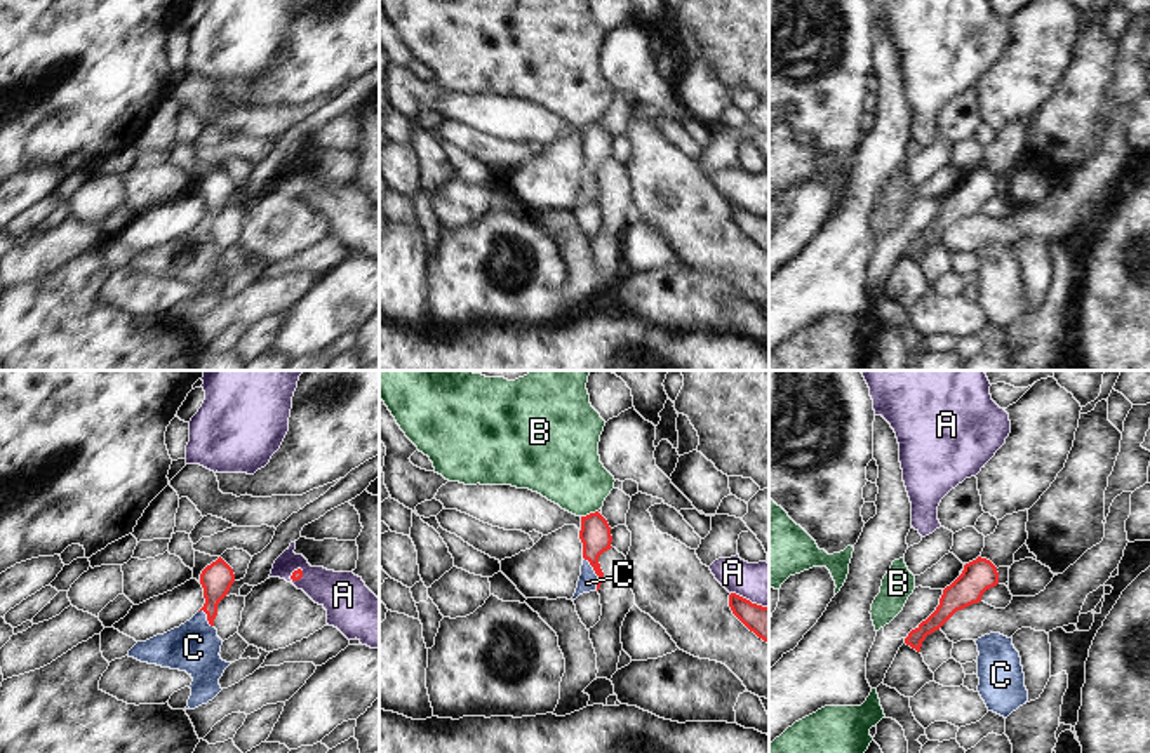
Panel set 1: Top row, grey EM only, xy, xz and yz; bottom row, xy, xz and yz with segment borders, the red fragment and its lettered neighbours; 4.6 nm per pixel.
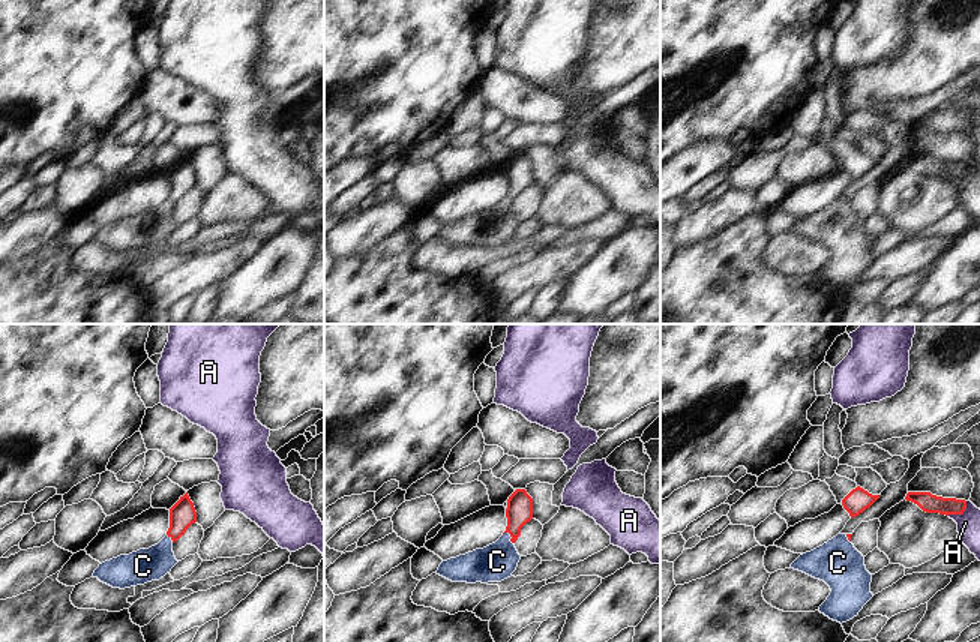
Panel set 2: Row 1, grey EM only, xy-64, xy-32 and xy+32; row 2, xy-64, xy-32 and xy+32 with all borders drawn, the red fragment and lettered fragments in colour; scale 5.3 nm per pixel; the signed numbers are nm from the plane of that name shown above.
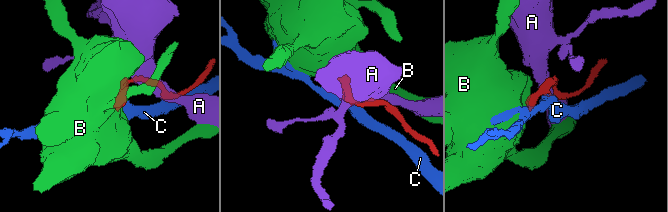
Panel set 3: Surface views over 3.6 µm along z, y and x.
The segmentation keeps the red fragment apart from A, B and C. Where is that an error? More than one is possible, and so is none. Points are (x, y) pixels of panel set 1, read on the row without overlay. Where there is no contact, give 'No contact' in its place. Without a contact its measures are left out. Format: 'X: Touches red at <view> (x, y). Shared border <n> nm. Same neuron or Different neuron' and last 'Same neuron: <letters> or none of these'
A: Touches red at xz (748, 211). Shared border 190 nm. Different neuron
B: Touches red at xz (590, 124). Shared border 90 nm. Different neuron
C: Touches red at xz (595, 183). Shared border 170 nm. Same neuron
Same neuron: C

